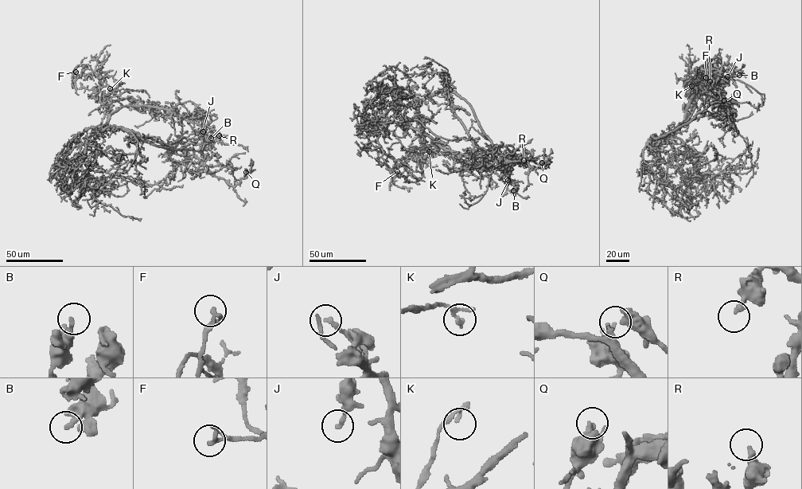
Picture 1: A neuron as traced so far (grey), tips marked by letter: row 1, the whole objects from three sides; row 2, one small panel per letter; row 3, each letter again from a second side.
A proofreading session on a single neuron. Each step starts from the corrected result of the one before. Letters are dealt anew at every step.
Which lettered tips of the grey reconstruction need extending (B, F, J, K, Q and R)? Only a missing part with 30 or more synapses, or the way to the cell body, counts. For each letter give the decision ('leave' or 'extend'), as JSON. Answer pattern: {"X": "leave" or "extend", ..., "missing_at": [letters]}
{"B": "leave", "F": "leave", "J": "leave", "K": "leave", "Q": "leave", "R": "leave", "missing_at": []}

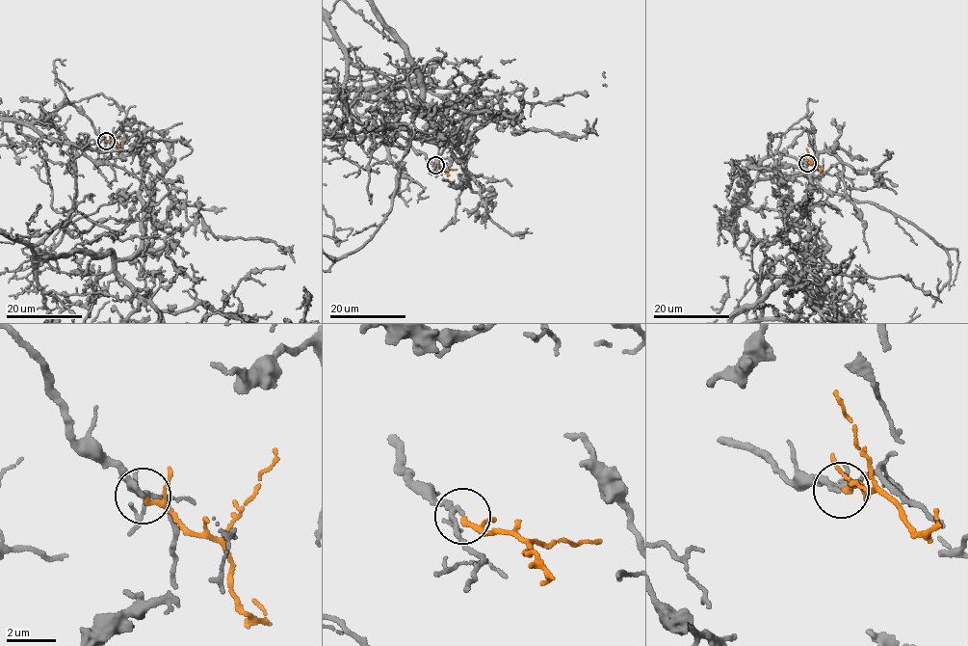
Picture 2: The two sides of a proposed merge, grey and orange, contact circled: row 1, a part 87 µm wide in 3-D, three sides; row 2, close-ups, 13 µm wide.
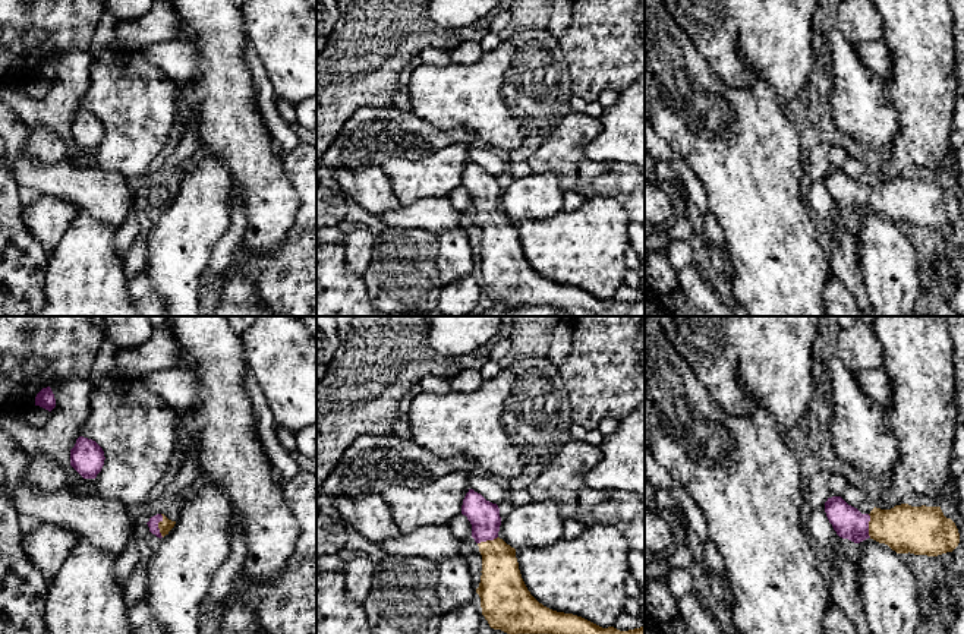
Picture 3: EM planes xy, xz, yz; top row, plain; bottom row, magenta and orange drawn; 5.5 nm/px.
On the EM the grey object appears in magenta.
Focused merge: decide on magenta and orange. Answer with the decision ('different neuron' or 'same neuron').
same neuron

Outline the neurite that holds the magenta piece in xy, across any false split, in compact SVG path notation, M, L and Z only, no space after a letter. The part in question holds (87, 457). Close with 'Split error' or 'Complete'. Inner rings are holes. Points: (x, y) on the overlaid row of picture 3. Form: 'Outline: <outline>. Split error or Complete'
Outline: M79 436L70 450L70 466L84 477L95 479L104 466L104 451L92 439Z. Complete

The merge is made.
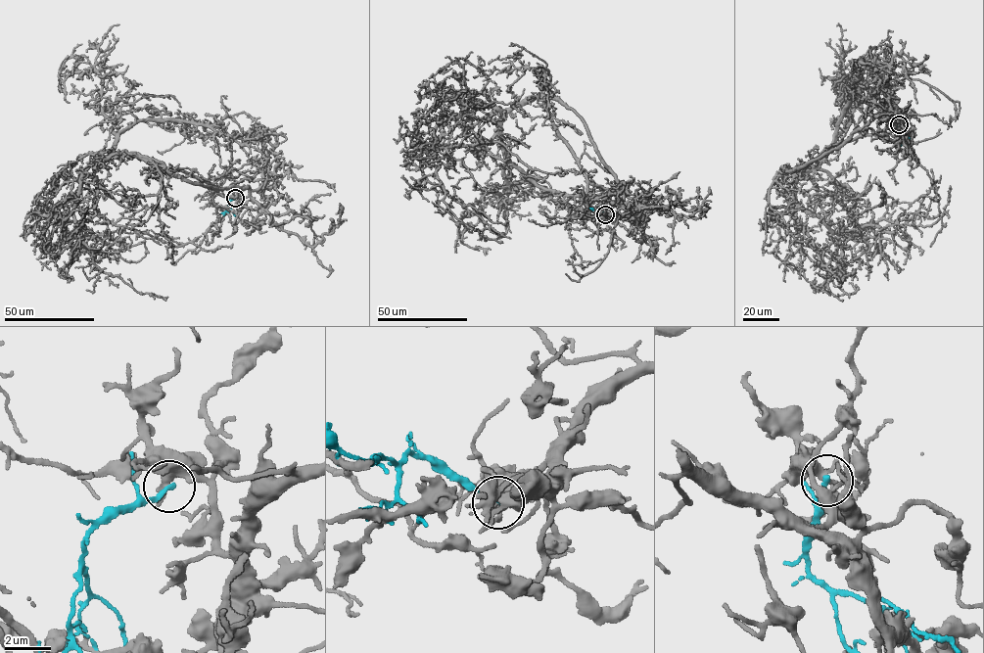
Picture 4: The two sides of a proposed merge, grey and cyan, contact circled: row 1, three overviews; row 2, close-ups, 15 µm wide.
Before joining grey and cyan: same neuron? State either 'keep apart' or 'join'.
keep apart

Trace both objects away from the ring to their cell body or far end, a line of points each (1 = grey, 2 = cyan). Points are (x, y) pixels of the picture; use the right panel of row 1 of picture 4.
1: (899, 124), (871, 118), (781, 167), (795, 174), (796, 202), (836, 232), (937, 216), (939, 203), (920, 197)
2: (899, 124), (898, 132), (909, 138)

